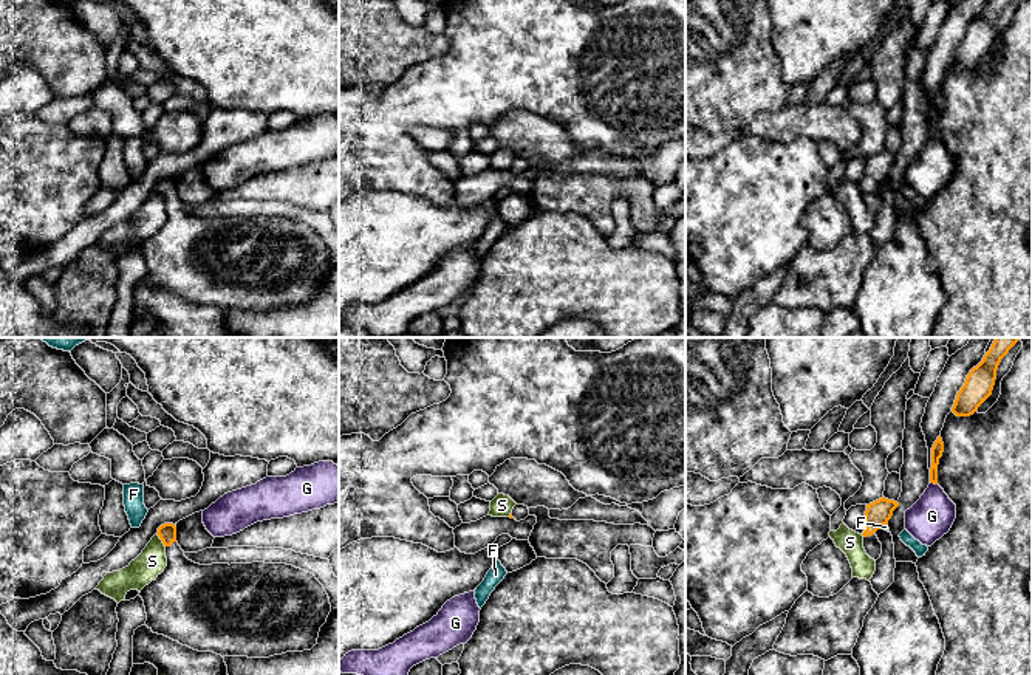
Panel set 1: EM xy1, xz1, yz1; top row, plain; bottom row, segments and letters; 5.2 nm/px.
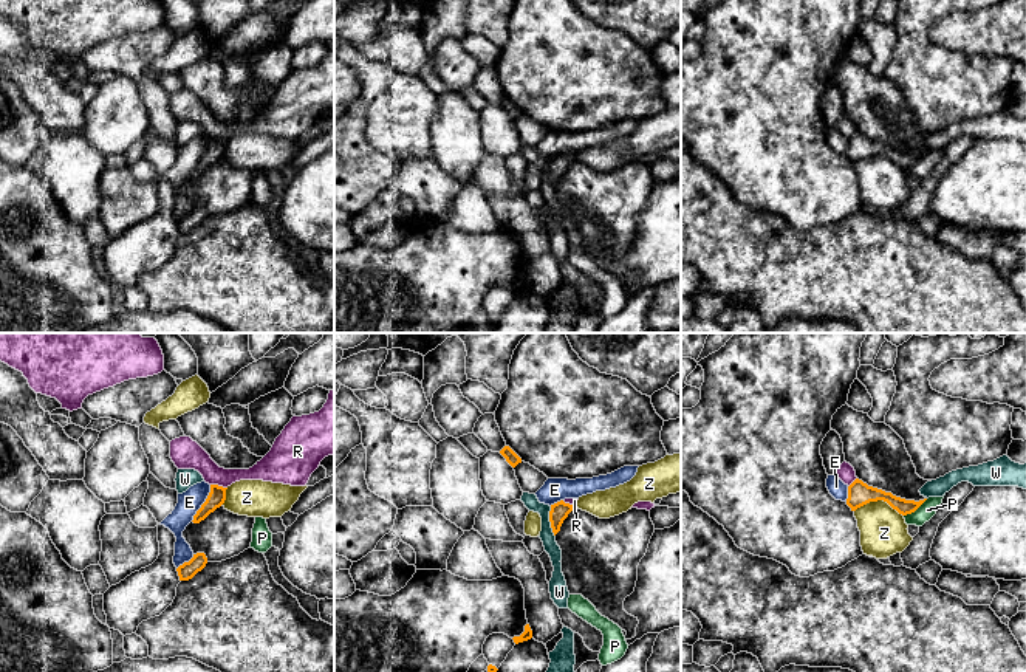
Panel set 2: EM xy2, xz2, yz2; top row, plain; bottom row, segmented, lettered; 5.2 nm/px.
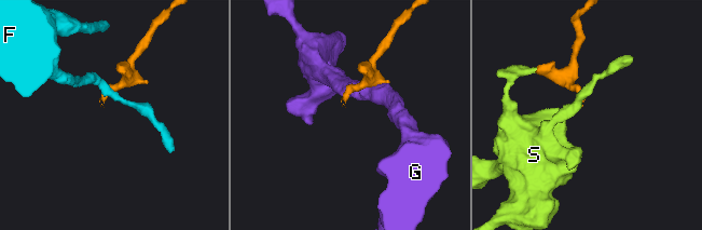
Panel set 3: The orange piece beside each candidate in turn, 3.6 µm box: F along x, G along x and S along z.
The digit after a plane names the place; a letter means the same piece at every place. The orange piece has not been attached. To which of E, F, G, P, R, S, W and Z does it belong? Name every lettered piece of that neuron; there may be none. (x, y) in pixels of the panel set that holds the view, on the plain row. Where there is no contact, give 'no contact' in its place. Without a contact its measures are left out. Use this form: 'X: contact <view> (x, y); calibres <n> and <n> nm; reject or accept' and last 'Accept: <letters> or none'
E: contact xy2 (203, 157); calibres 90 and 120 nm; reject
F: contact yz1 (882, 178); calibres 130 and 30 nm; reject
G: contact yz1 (933, 135); calibres 60 and 220 nm; reject
P: contact yz2 (915, 163); calibres 80 and 90 nm; reject
R: contact xy2 (217, 138); calibres 90 and 160 nm; reject
S: contact xy1 (161, 192); calibres 100 and 150 nm; reject
W: contact xz2 (550, 174); calibres 100 and 80 nm; reject
Z: contact yz2 (879, 152); calibres 120 and 240 nm; reject
Accept: none

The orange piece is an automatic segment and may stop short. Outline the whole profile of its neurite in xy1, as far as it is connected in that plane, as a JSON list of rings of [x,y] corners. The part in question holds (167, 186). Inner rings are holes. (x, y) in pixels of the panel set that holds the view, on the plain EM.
[[[173,176],[161,178],[156,187],[166,200],[167,220],[139,246],[153,286],[221,310],[269,311],[317,297],[331,257],[314,228],[286,217],[200,218],[184,209]]]

